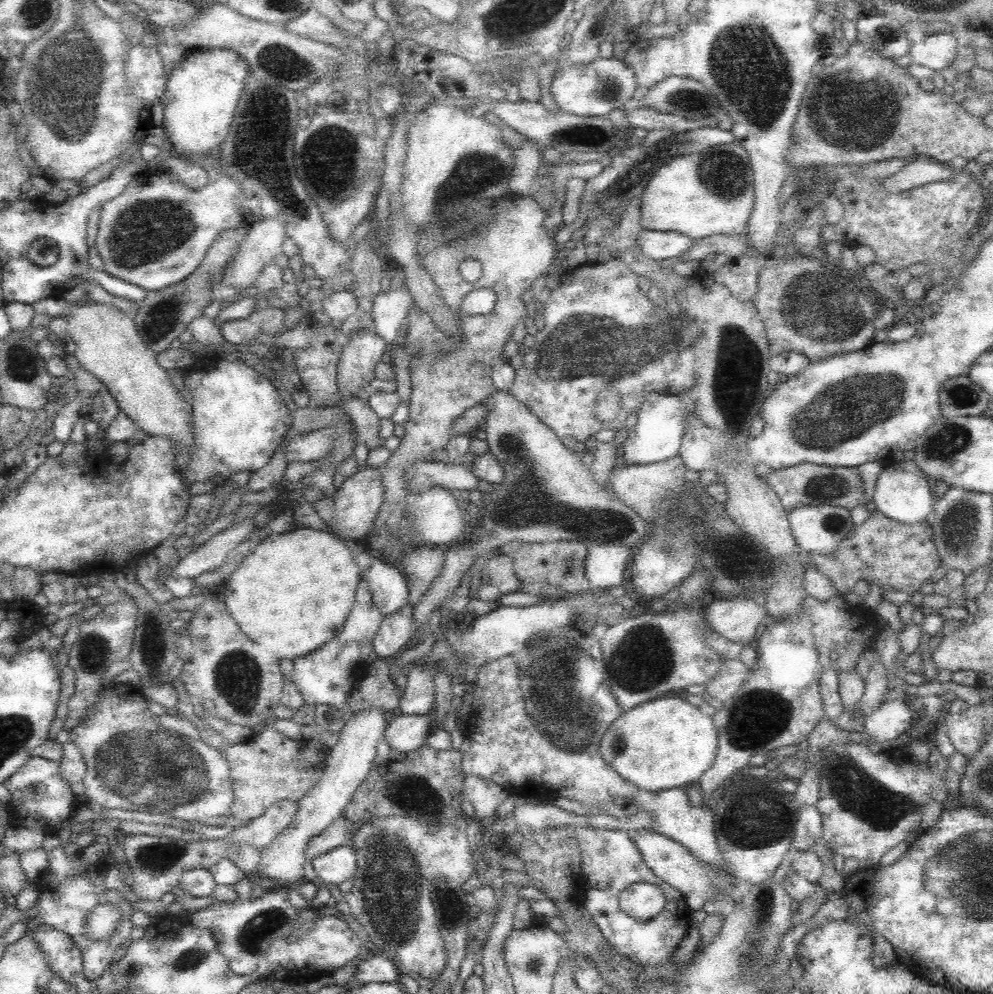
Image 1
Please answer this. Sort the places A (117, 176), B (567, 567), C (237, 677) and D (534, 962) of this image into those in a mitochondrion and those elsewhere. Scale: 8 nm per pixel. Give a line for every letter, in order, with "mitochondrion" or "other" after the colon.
A: other
B: mitochondrion
C: mitochondrion
D: mitochondrion

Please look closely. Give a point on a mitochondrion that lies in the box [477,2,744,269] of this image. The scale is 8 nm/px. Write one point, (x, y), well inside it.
(695, 102)

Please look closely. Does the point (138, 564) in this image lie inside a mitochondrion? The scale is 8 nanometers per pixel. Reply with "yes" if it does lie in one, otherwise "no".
no

